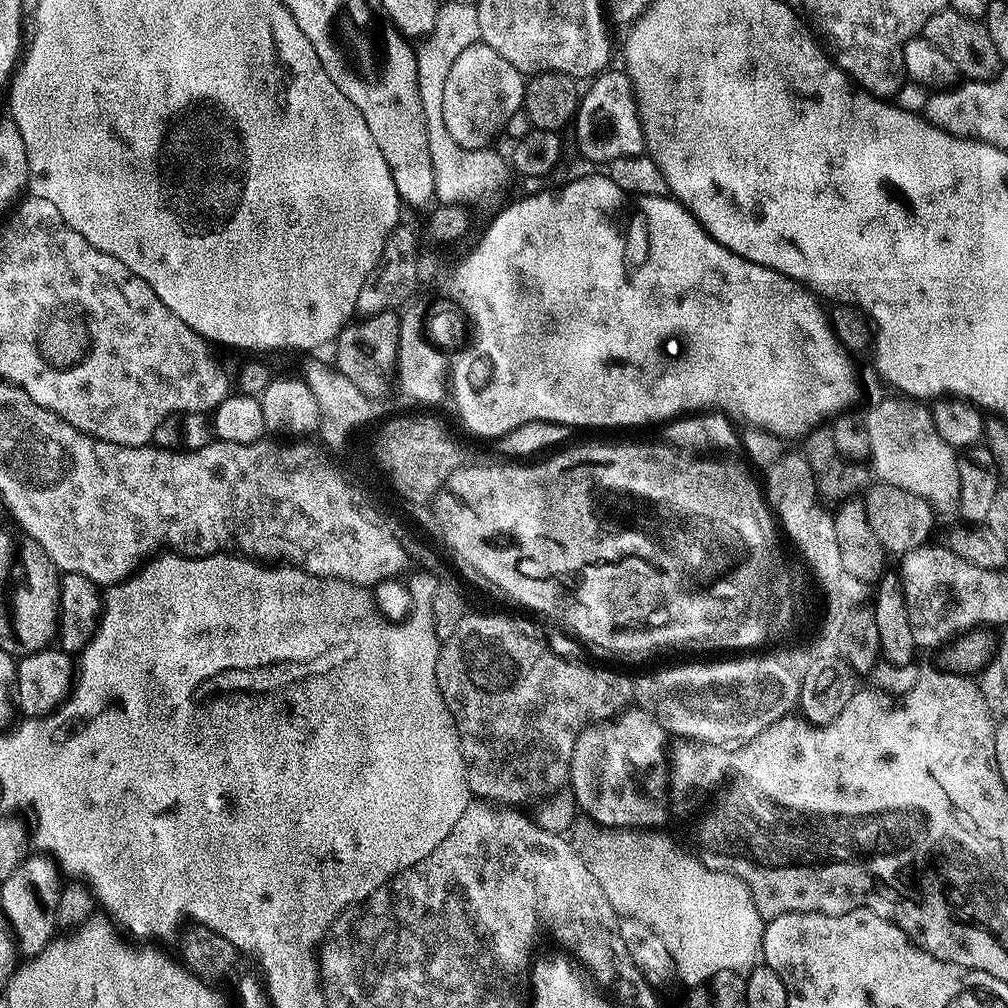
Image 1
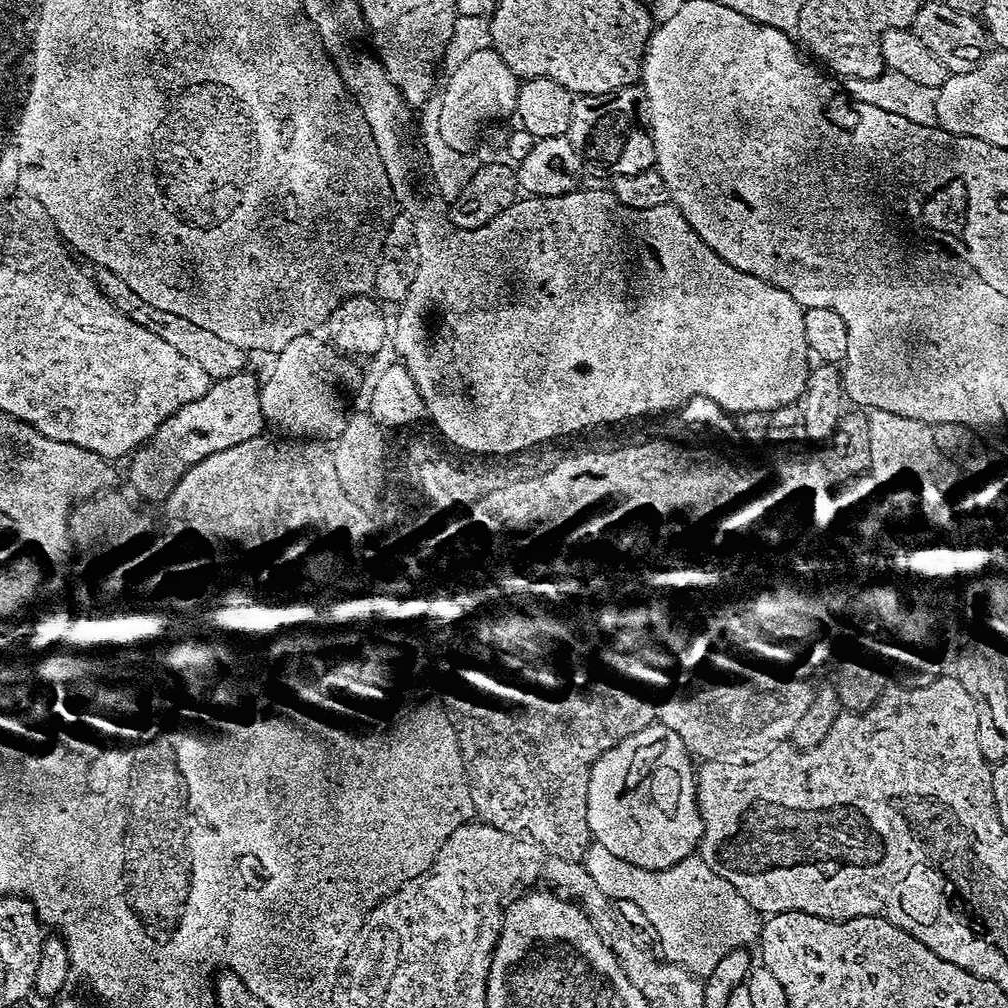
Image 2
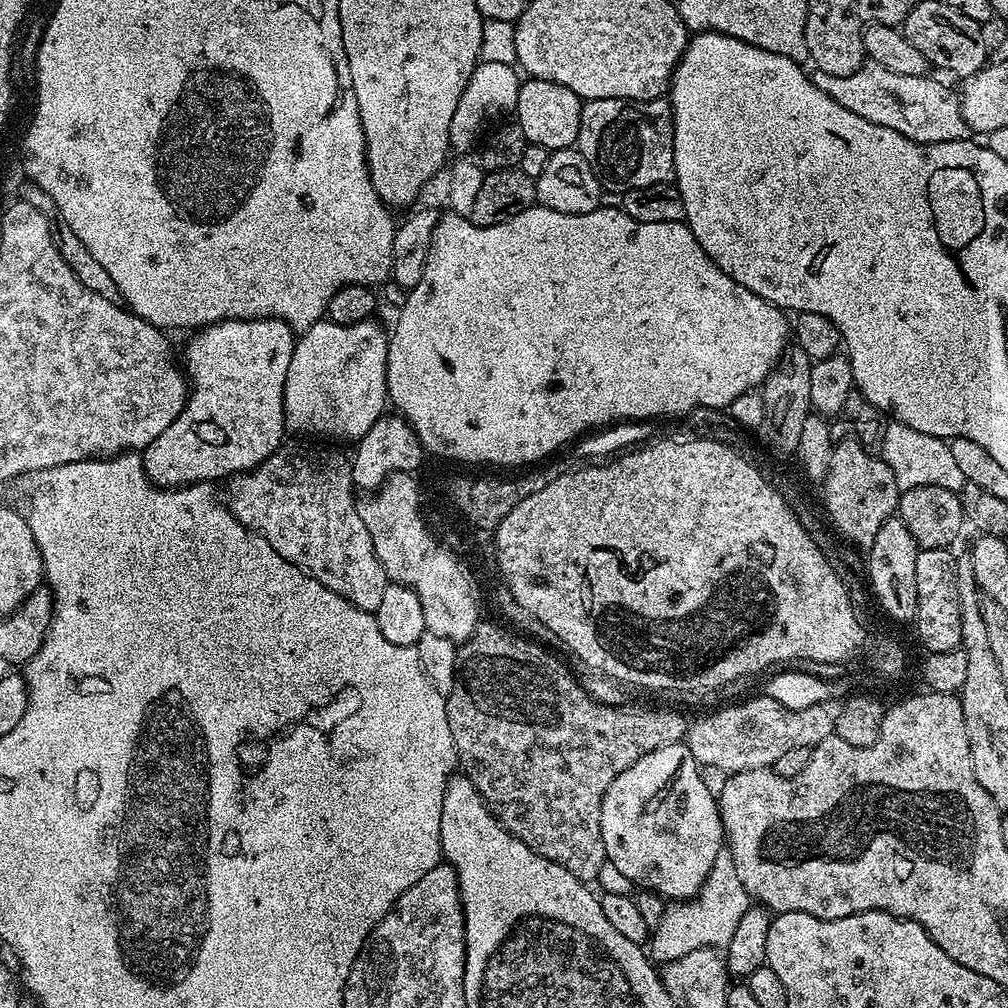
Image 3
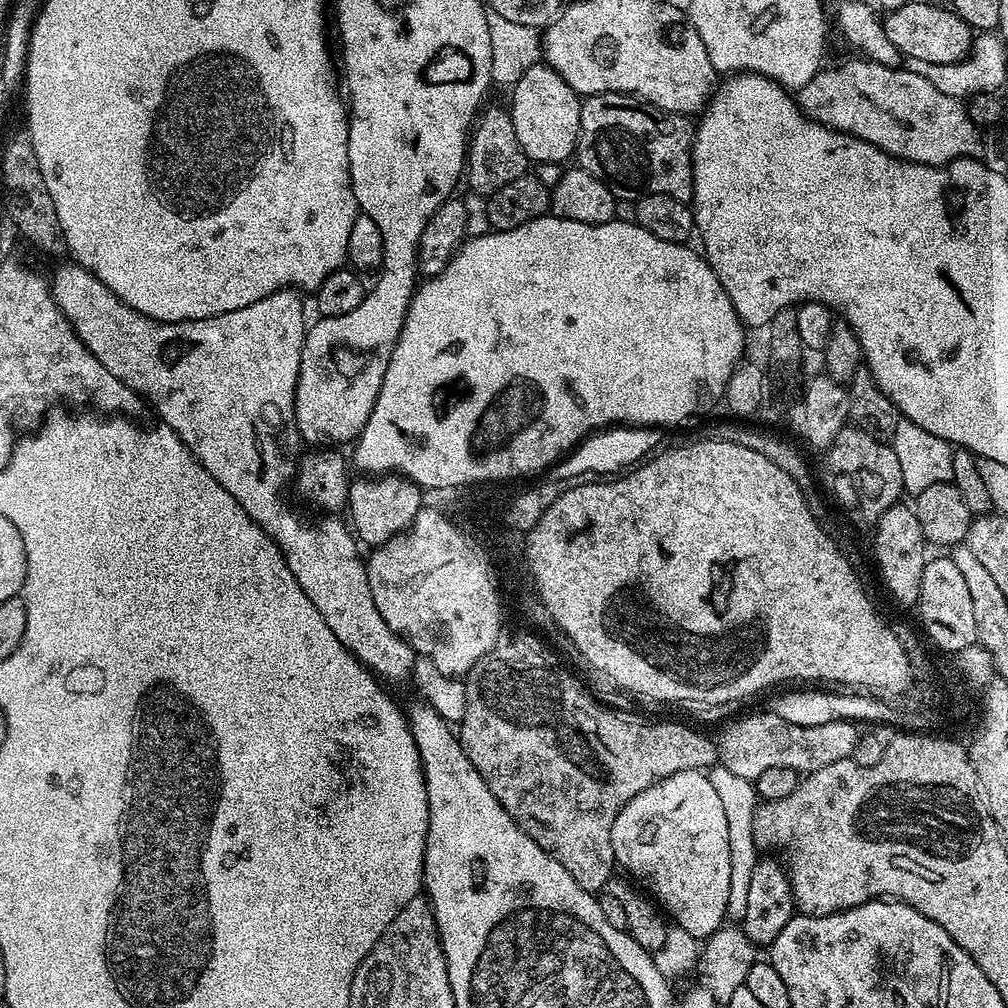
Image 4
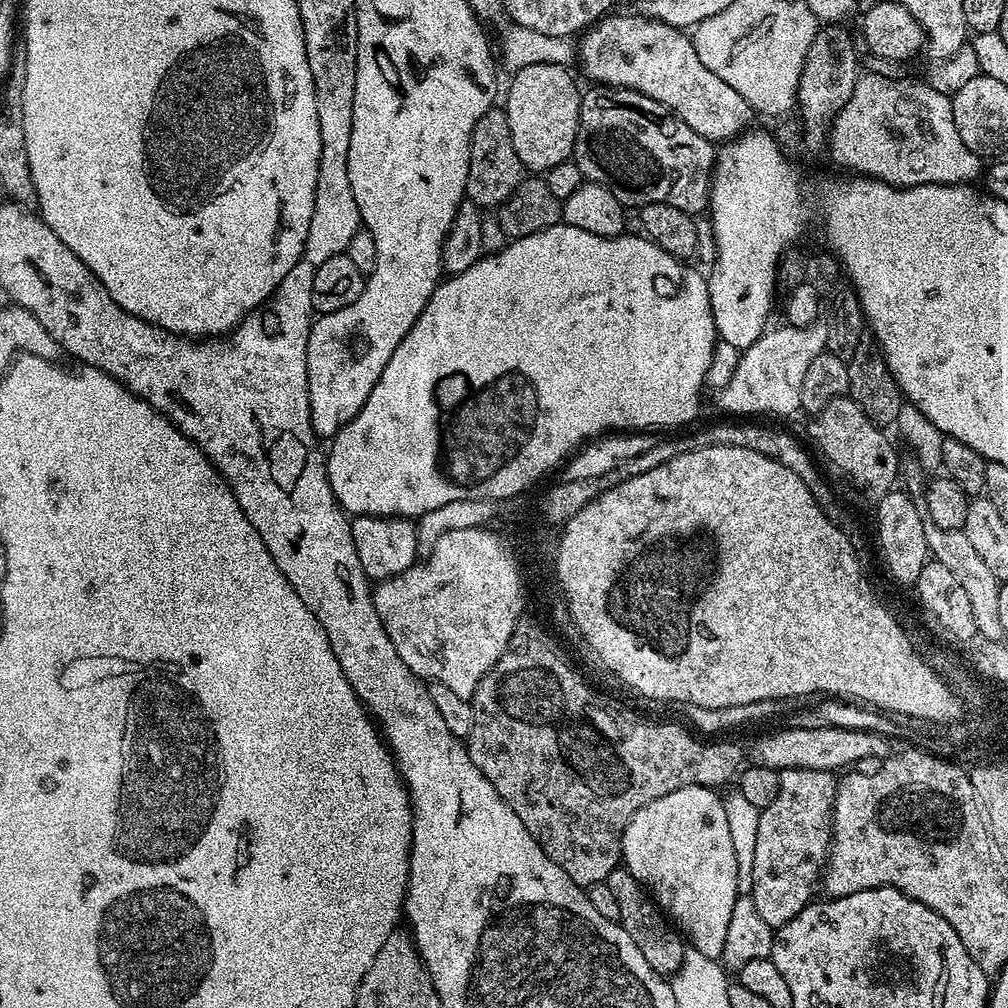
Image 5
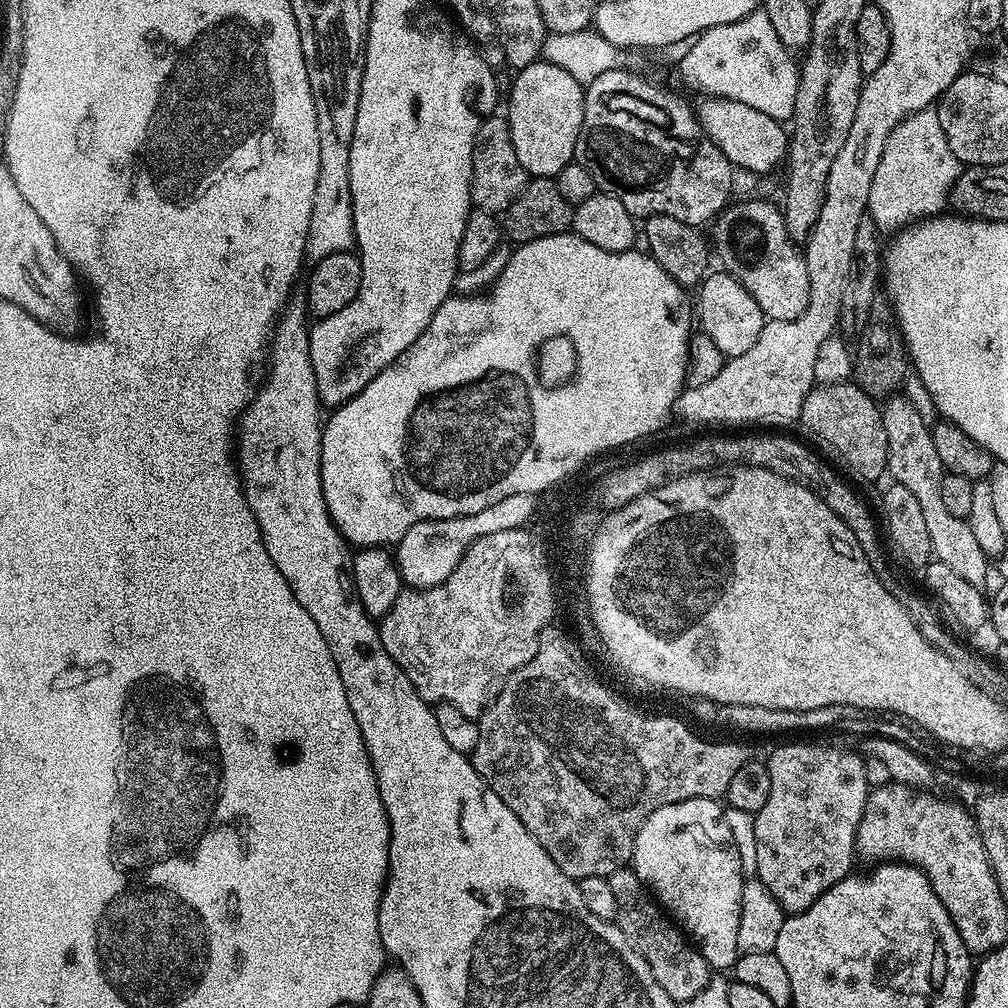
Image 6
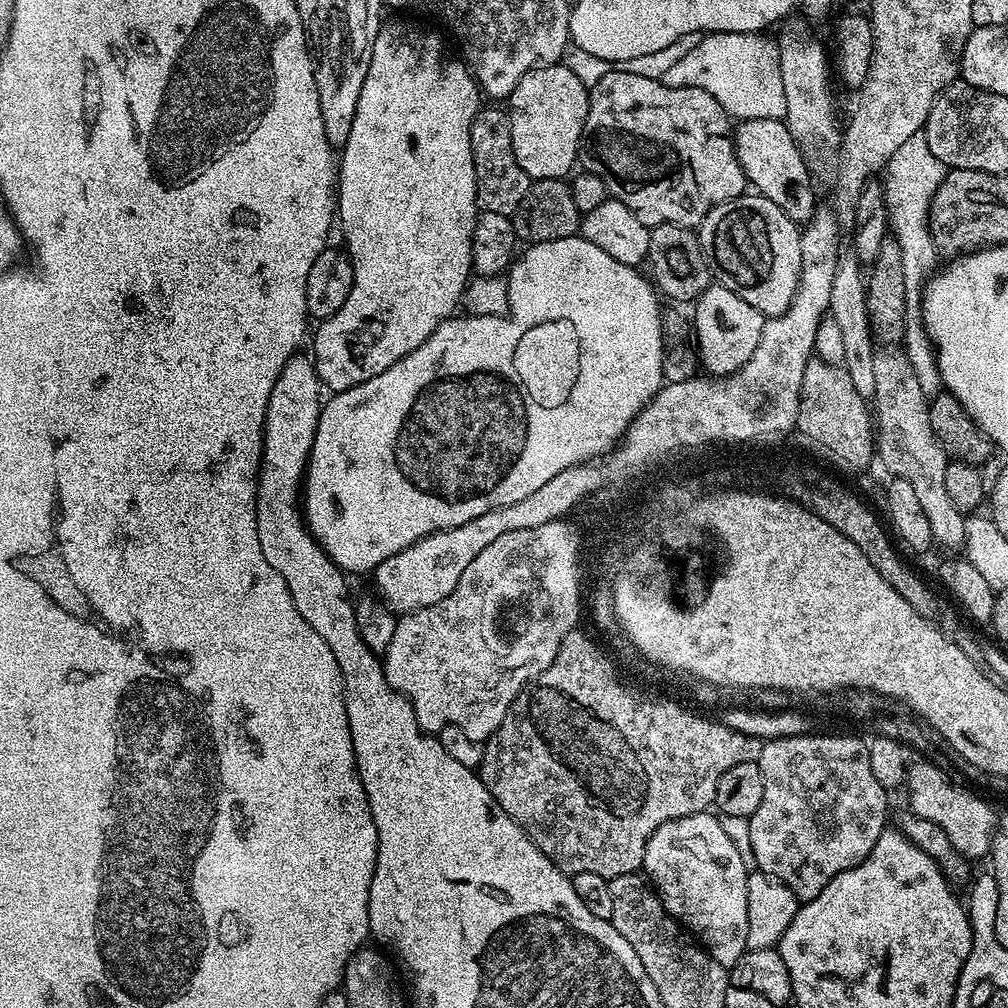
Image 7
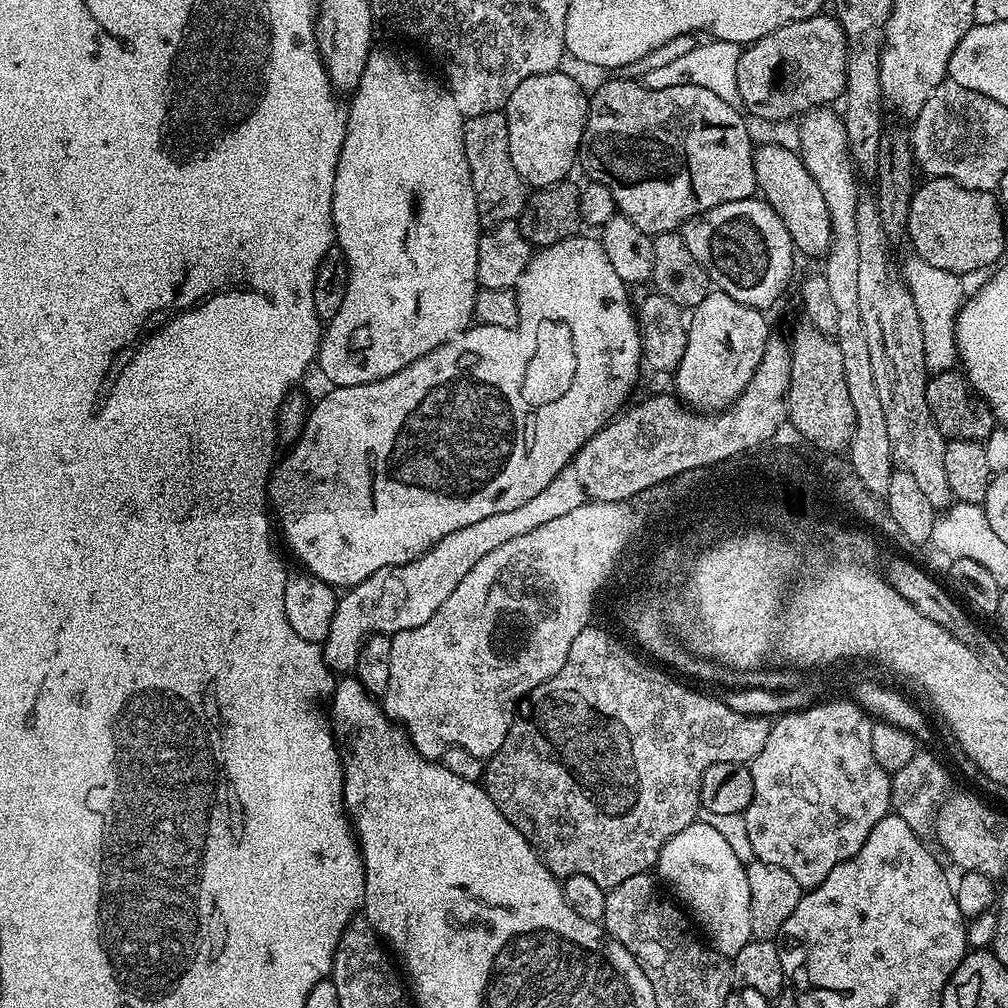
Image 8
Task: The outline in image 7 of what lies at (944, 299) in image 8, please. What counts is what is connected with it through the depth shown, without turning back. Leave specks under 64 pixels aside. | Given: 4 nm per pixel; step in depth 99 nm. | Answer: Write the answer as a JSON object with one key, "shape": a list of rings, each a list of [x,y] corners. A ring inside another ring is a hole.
{"shape":[[[917,134],[910,138],[890,158],[890,162],[882,173],[882,183],[884,187],[885,206],[888,211],[888,226],[891,235],[896,237],[898,250],[902,250],[902,270],[906,274],[906,318],[904,319],[904,339],[902,347],[906,358],[910,358],[910,366],[914,370],[918,386],[922,389],[922,394],[926,397],[933,397],[942,391],[940,383],[940,371],[936,361],[936,347],[932,344],[932,339],[928,337],[927,330],[924,329],[924,317],[920,314],[920,302],[924,295],[924,285],[929,279],[930,271],[928,267],[938,259],[936,248],[932,244],[932,235],[928,229],[928,215],[930,214],[930,202],[944,181],[945,166],[934,154],[930,154],[930,146],[926,142],[923,134]]]}

